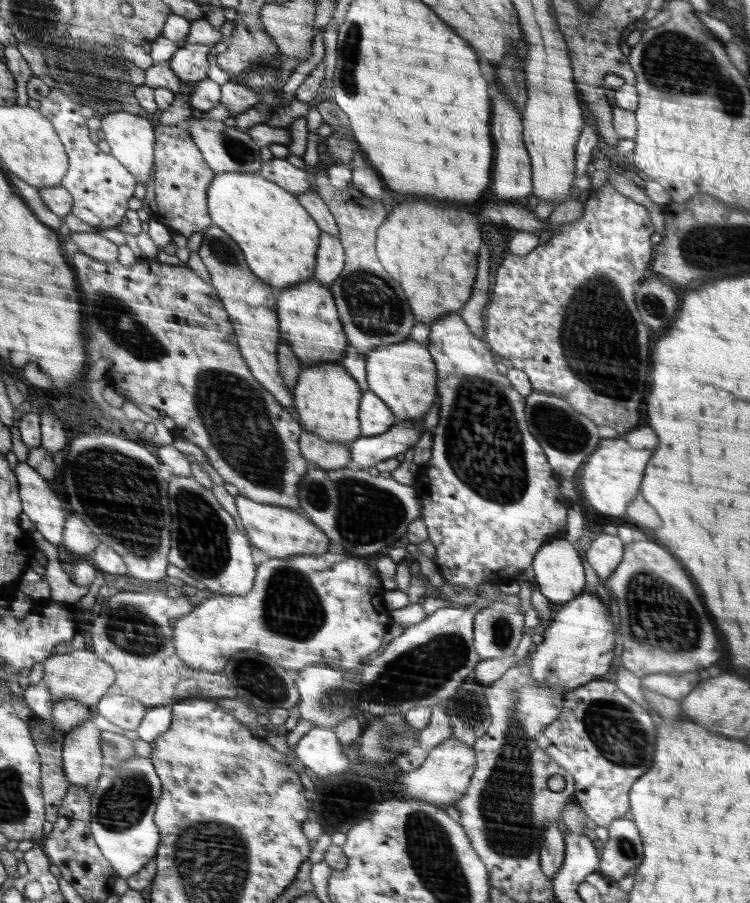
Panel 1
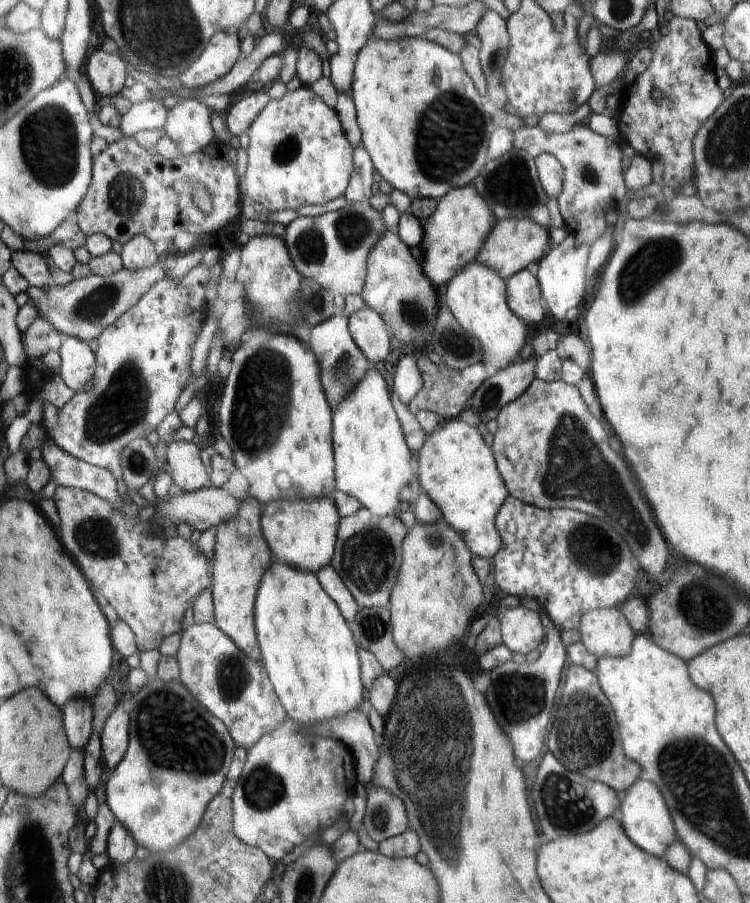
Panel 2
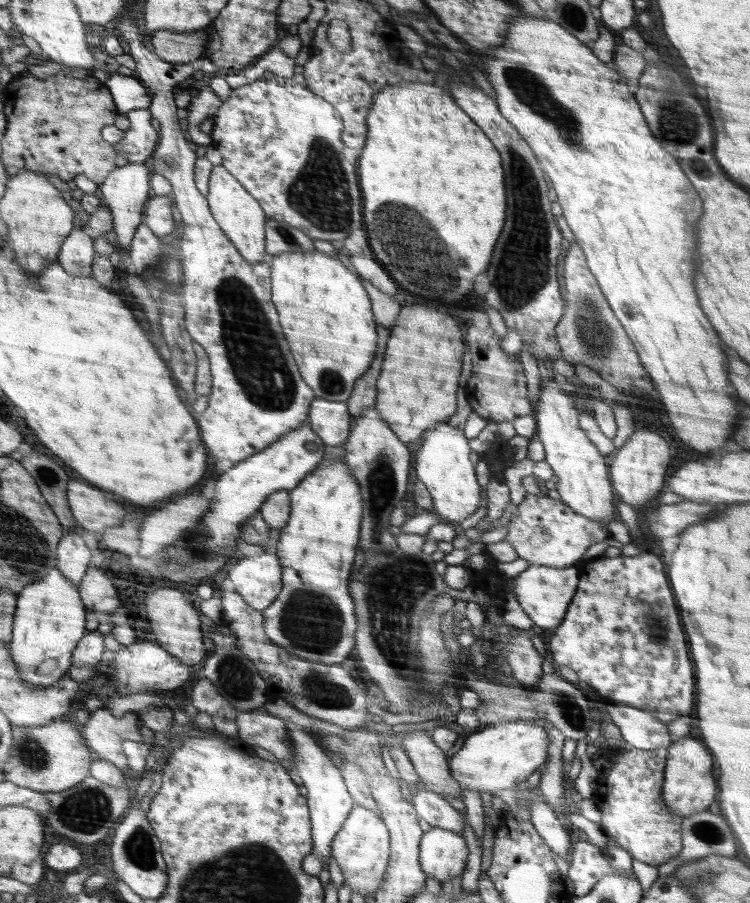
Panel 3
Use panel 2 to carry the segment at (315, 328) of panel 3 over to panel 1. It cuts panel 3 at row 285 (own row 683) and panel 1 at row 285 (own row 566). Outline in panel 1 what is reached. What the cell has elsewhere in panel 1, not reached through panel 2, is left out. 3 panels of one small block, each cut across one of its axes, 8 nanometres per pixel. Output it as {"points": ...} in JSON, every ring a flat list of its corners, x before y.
{"points":[[225,172,216,175,209,204,215,224,234,237,246,254,251,272,276,293,315,277,321,230,287,189,259,172]]}

